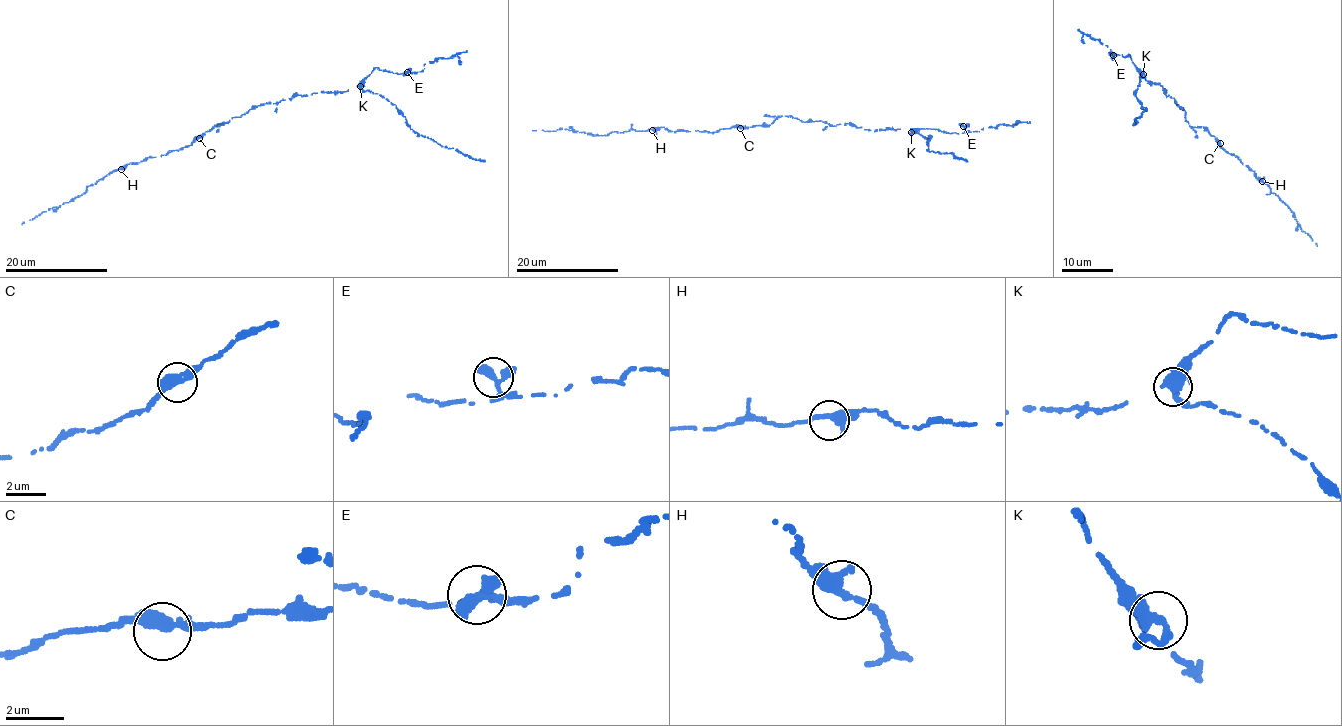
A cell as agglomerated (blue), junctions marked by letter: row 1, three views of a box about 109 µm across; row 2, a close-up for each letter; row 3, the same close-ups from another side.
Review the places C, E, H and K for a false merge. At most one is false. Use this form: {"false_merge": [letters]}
{"false_merge": ["K"]}

